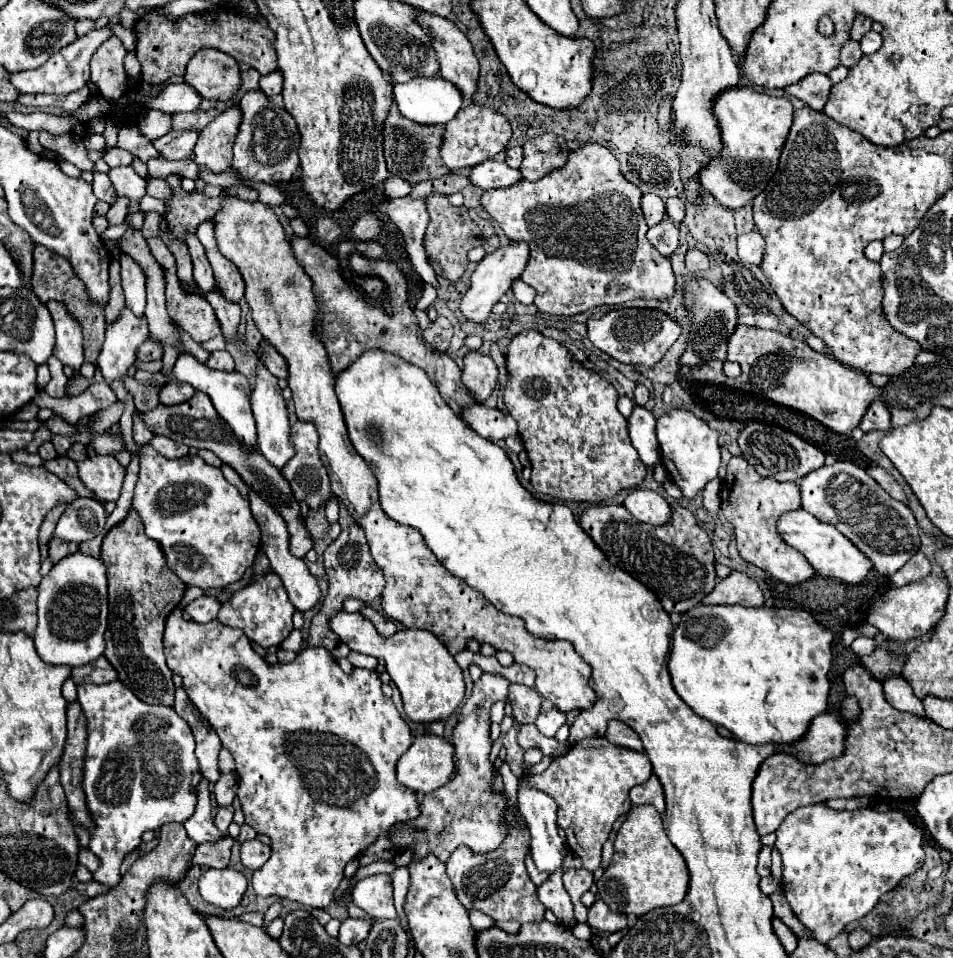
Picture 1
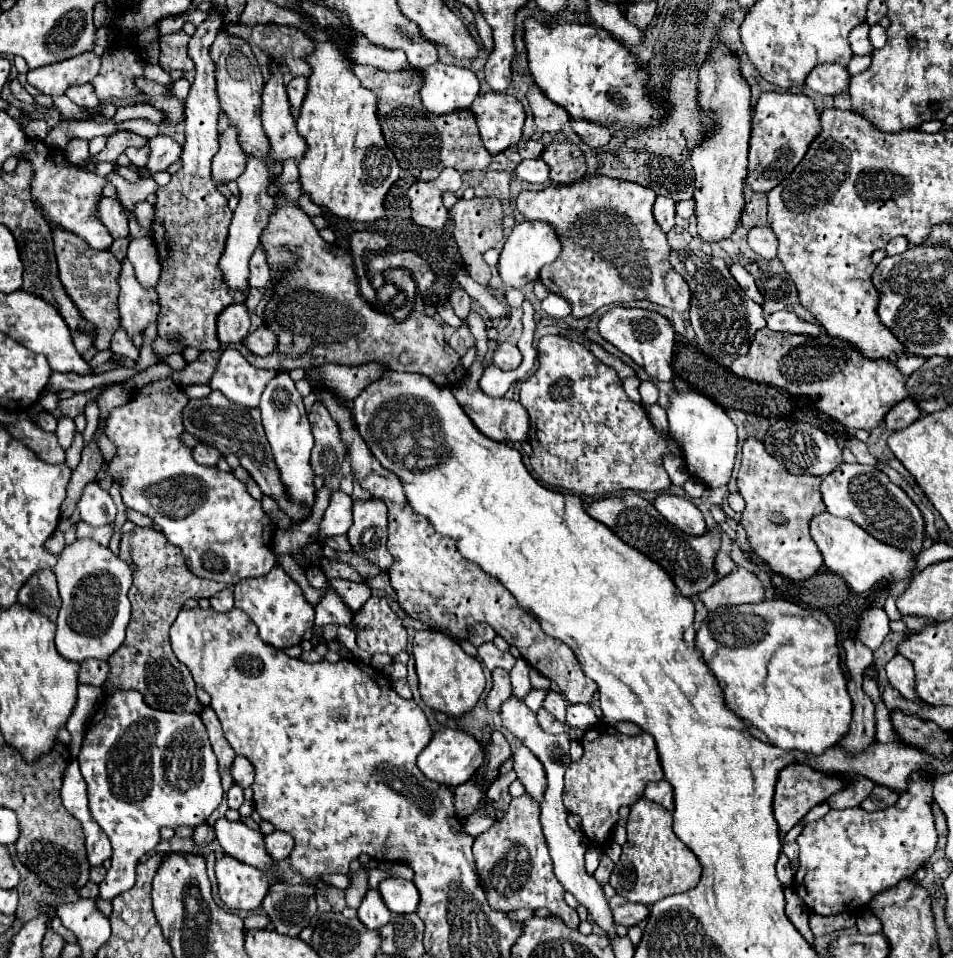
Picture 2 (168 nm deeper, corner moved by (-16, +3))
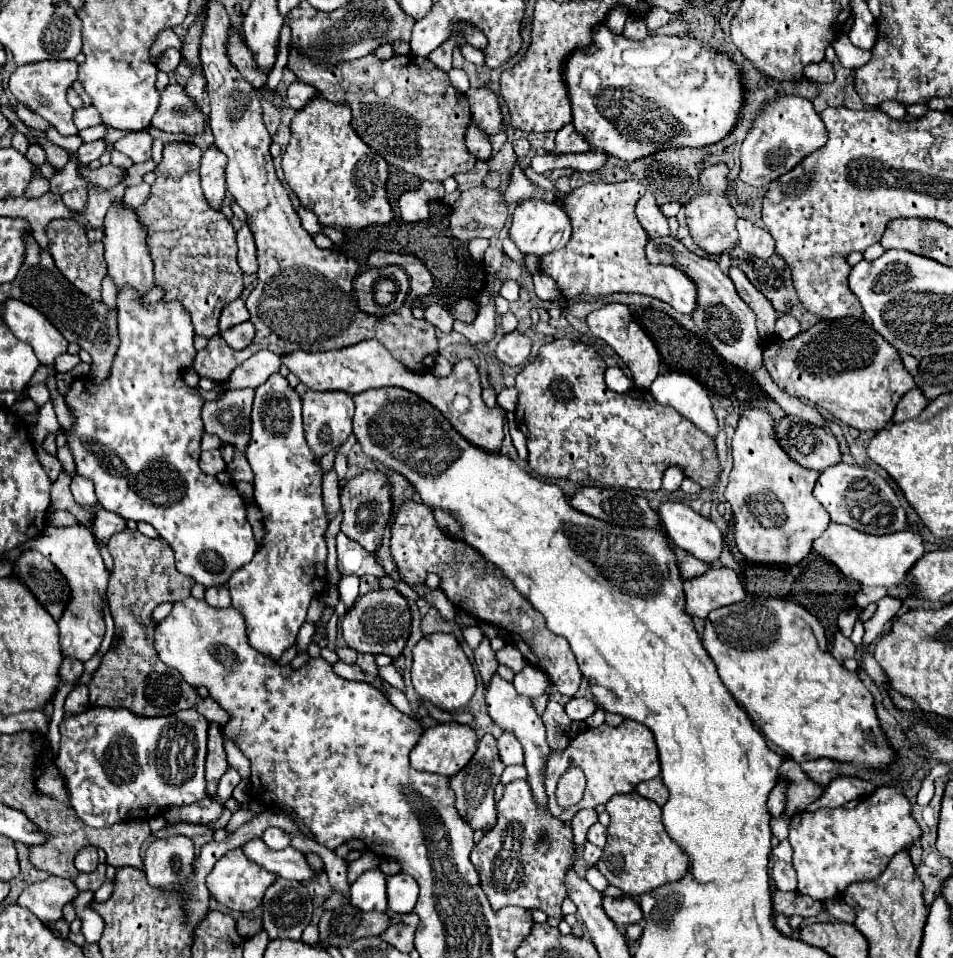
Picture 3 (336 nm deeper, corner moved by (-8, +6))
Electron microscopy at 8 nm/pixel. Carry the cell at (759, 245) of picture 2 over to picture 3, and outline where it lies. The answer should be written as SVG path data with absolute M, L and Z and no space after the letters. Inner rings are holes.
M738 220L738 246L756 258L770 258L774 254L774 240L764 228L754 226L748 220Z

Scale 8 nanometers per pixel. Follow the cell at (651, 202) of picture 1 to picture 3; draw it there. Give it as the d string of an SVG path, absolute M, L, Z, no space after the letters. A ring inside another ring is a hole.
M644 194L636 202L636 218L642 224L642 228L646 230L648 238L668 236L668 222L666 222L664 214L660 212L660 208L654 200L654 194Z

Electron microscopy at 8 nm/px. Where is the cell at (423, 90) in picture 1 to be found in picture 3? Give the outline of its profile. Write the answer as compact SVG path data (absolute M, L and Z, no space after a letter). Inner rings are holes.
M452 68L450 72L448 72L448 78L450 78L450 82L452 82L452 86L456 88L456 90L460 90L460 92L466 92L468 90L468 76L466 76L466 72L464 70L456 70L456 68Z

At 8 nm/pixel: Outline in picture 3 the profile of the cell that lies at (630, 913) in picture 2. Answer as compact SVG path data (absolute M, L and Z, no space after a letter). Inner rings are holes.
M604 896L602 908L604 908L606 916L608 916L618 928L636 924L636 922L642 920L640 904L638 904L632 896L622 896L622 898L610 898L610 896Z

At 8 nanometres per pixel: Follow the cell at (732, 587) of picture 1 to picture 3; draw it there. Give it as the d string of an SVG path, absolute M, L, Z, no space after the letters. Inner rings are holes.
M724 566L710 568L702 576L684 580L684 594L688 616L698 618L706 618L716 608L744 600L744 588L738 574Z

